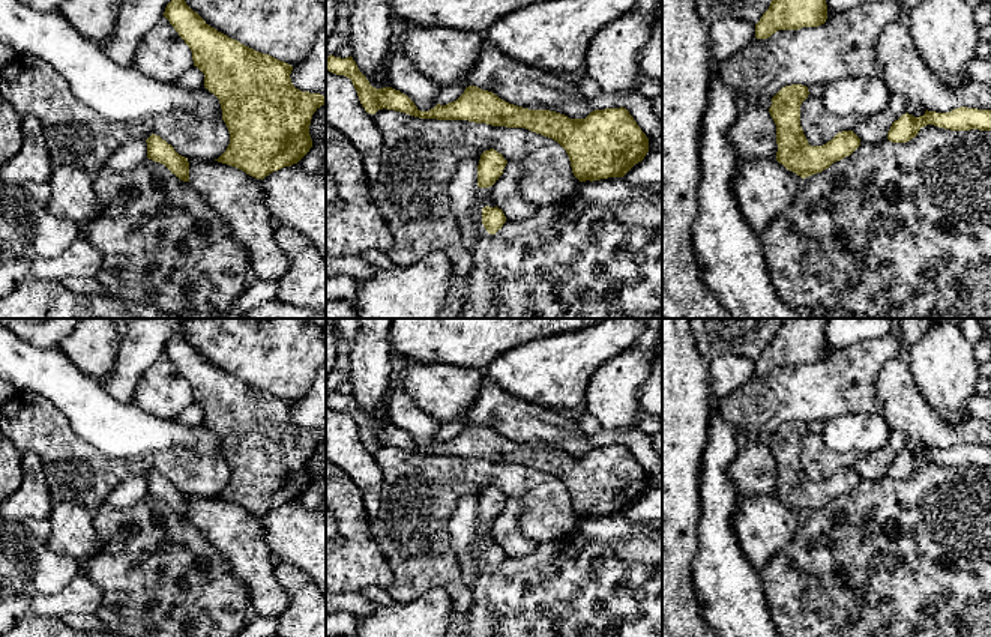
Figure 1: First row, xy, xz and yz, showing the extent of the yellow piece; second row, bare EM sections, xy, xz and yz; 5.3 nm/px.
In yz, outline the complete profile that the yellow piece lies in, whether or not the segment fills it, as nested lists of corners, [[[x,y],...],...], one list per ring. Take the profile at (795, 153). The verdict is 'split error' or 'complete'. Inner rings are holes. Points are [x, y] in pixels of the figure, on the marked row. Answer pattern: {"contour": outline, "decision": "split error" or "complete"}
{"contour": [[[785,86],[772,98],[769,108],[776,125],[776,161],[802,179],[821,173],[860,146],[853,131],[838,132],[823,146],[811,146],[800,126],[800,105],[808,95],[806,86]]], "decision": "complete"}

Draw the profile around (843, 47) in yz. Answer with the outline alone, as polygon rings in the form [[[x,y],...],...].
[[[877,0],[839,14],[818,27],[778,30],[767,39],[755,38],[743,50],[719,62],[718,75],[737,96],[754,104],[763,95],[775,96],[791,84],[811,87],[847,77],[878,77],[878,38],[887,23],[905,20],[905,12],[899,0]]]

